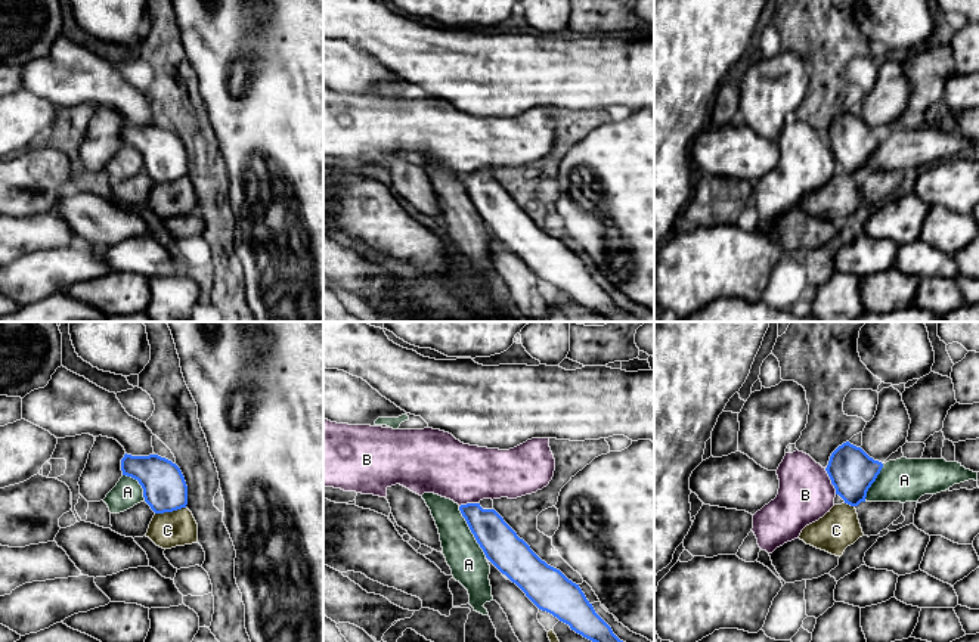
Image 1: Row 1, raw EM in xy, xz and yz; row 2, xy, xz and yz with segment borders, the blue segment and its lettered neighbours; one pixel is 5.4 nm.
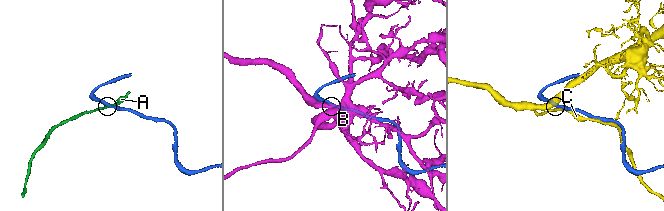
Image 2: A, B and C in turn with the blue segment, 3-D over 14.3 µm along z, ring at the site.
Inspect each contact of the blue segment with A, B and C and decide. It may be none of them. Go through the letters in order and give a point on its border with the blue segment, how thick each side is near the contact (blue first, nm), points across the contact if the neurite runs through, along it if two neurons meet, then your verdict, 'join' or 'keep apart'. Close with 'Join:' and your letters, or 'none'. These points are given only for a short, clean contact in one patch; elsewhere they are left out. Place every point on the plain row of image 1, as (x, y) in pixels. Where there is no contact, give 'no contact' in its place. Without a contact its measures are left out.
A: xz (471, 201) | 200/200 nm | along xz (458, 176), (486, 226) | keep apart
B: yz (832, 151) | 240/300 nm | keep apart
C: xy (170, 180) | 240/200 nm | keep apart
Join: none

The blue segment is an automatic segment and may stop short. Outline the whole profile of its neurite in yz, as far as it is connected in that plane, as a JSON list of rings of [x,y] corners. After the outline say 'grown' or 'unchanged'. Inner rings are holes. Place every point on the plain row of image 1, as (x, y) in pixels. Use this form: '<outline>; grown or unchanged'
[[[846,111],[831,122],[825,140],[836,158],[836,164],[845,173],[858,176],[865,171],[867,161],[882,137],[882,131],[874,130],[861,117]]]; unchanged

